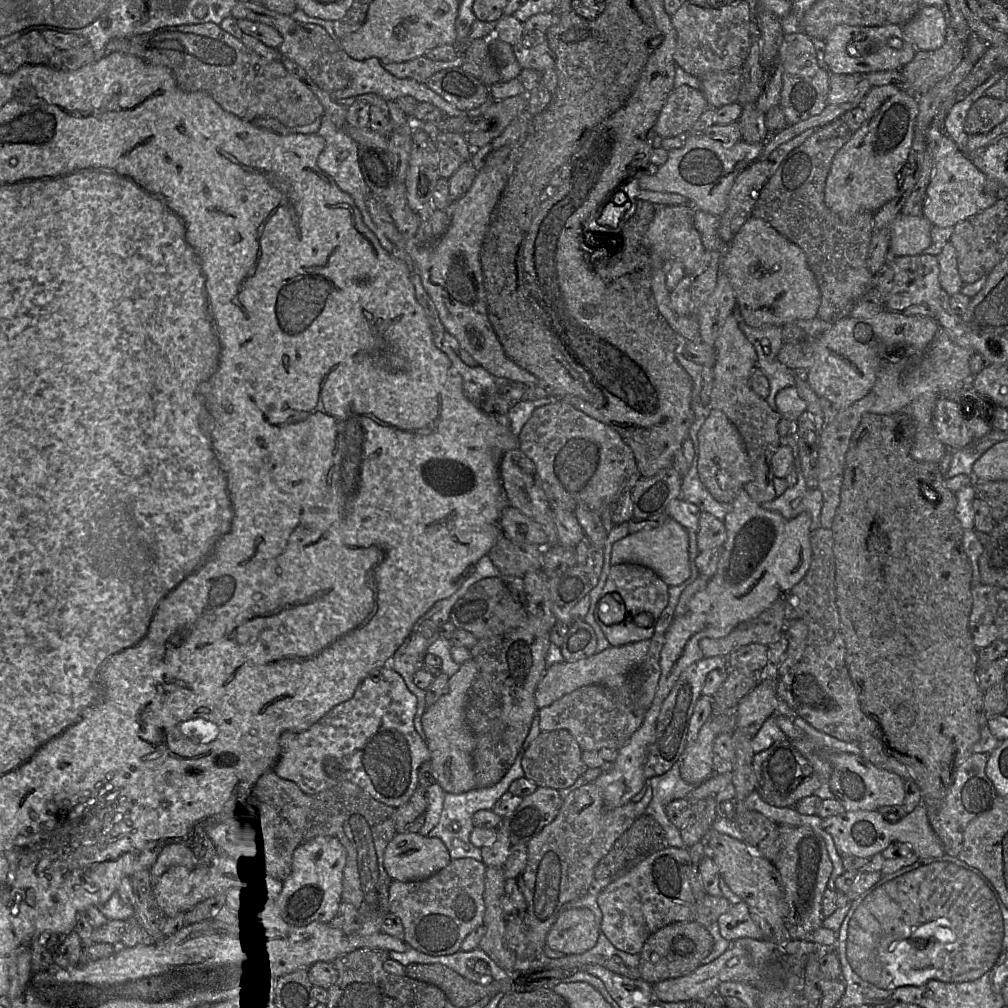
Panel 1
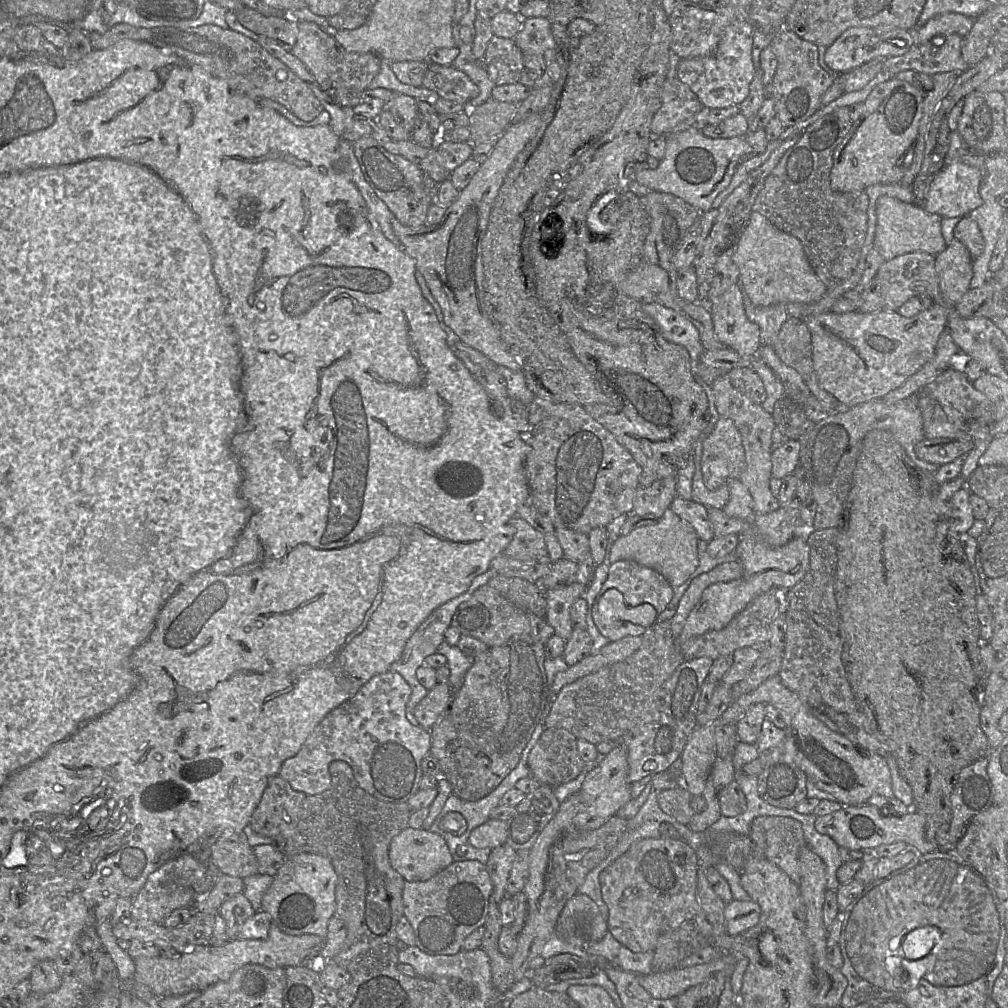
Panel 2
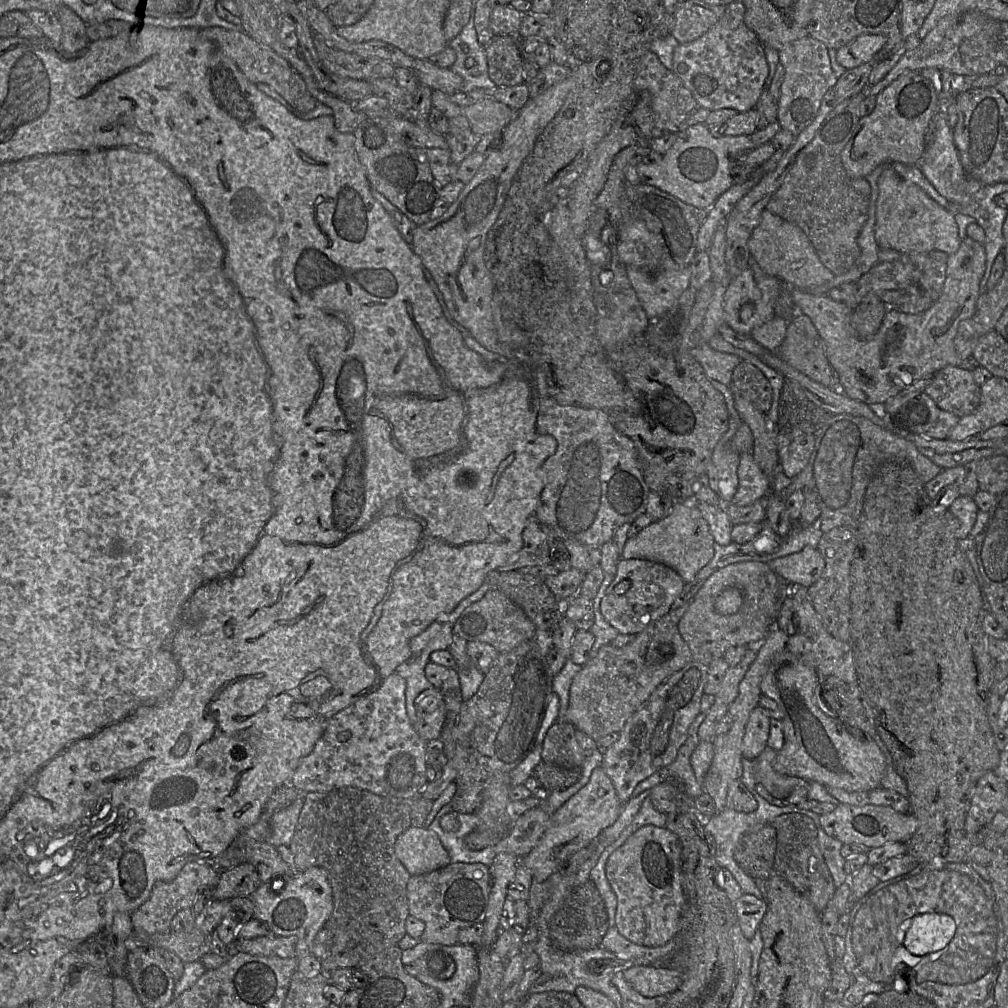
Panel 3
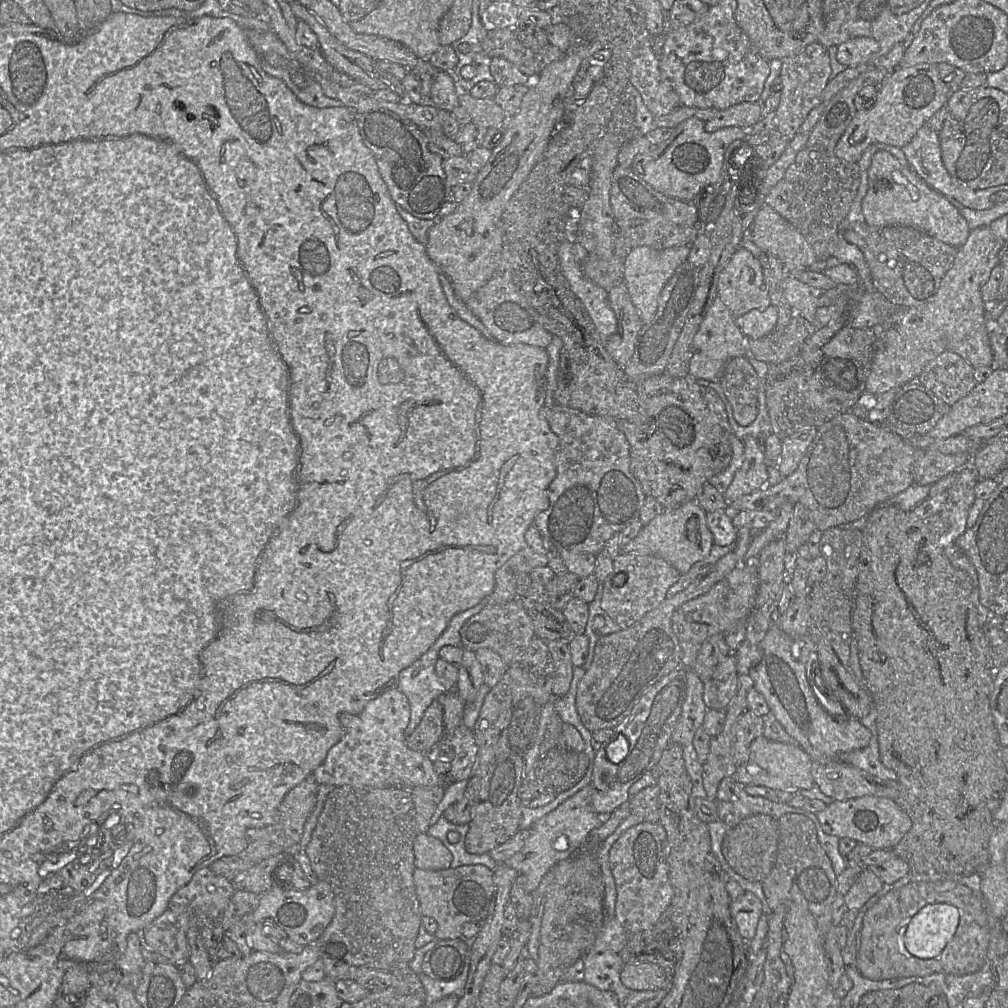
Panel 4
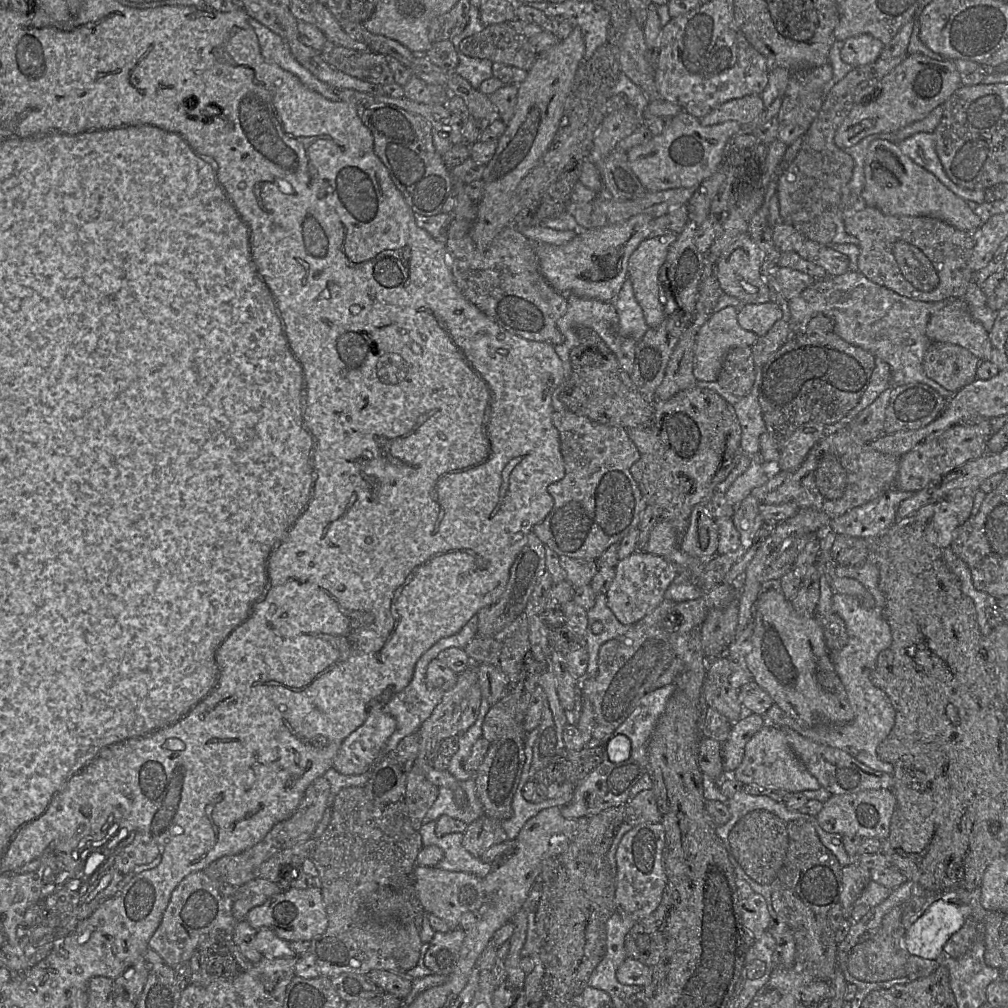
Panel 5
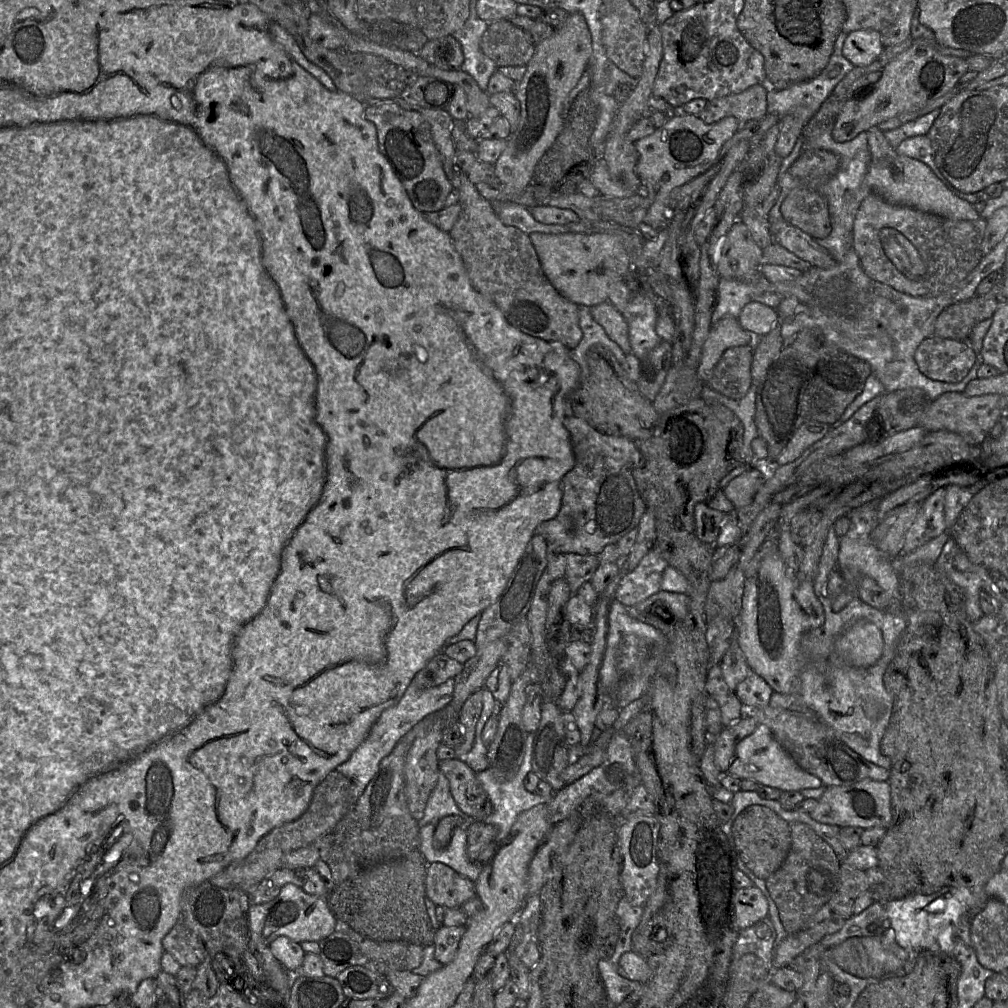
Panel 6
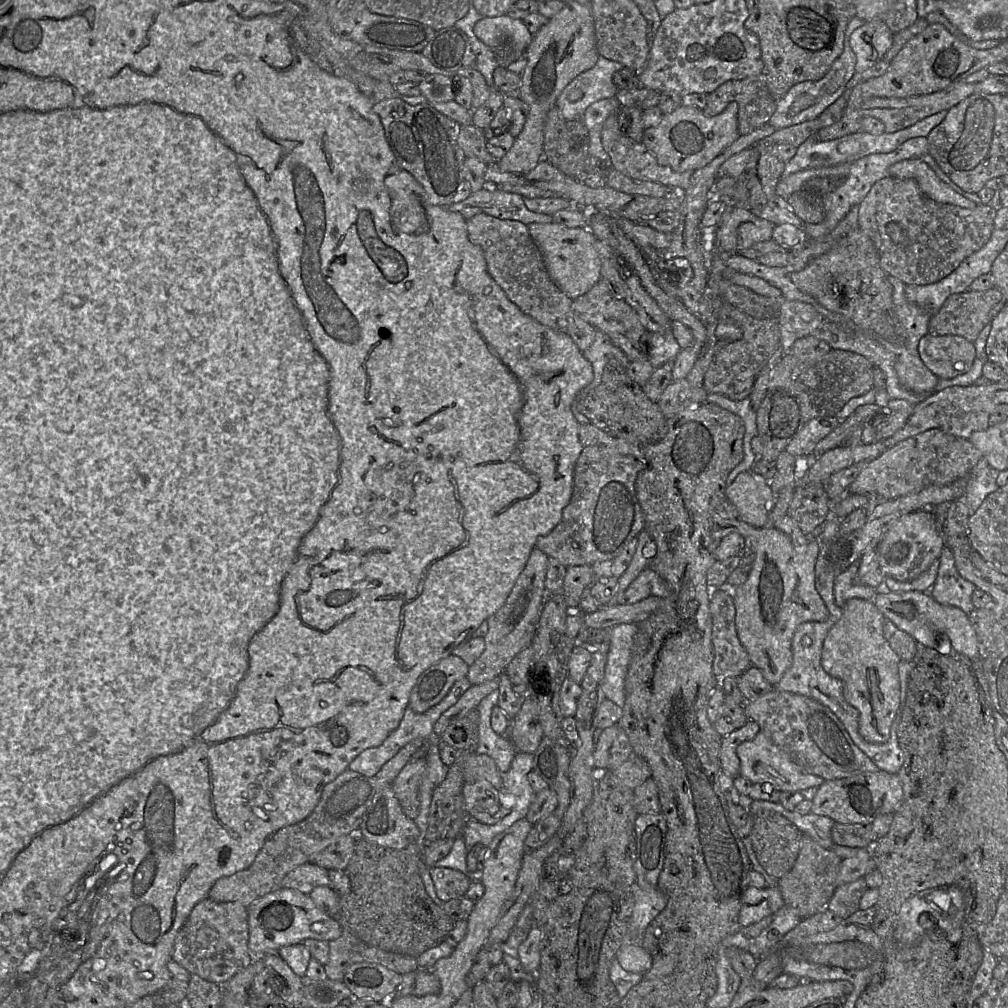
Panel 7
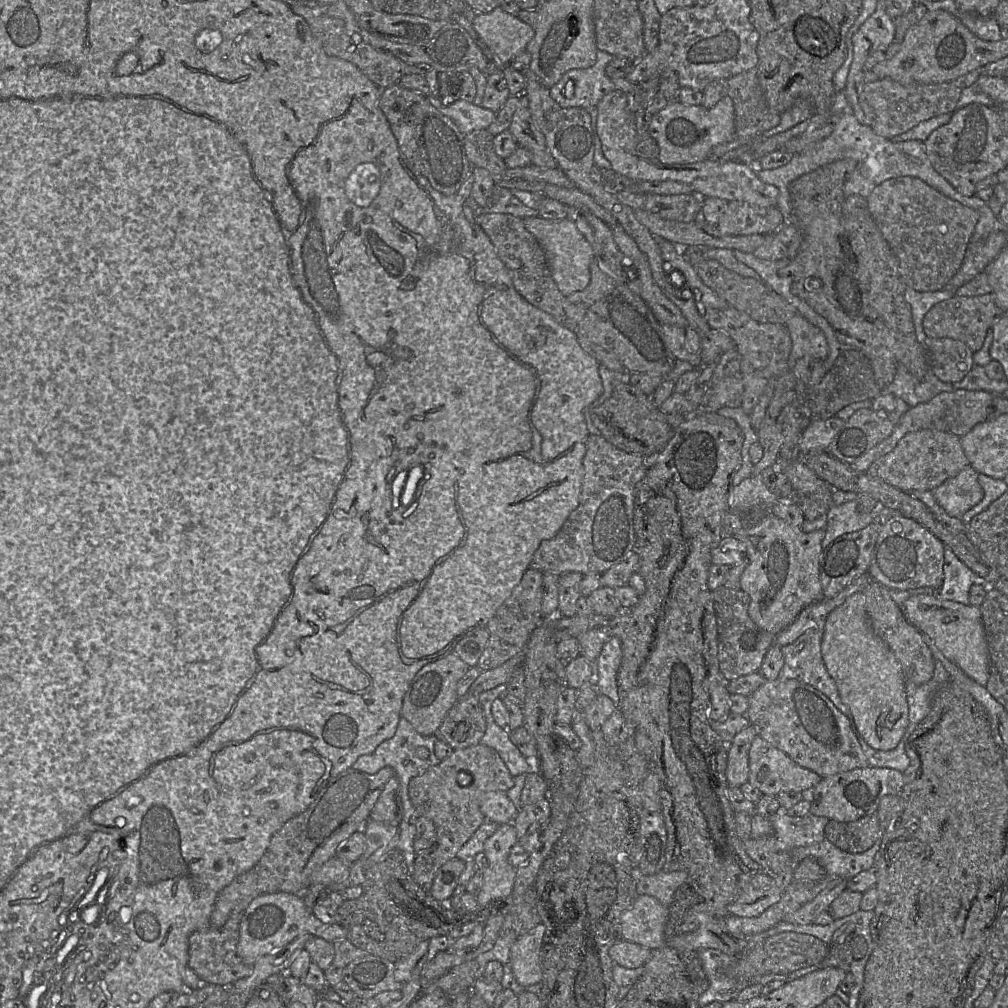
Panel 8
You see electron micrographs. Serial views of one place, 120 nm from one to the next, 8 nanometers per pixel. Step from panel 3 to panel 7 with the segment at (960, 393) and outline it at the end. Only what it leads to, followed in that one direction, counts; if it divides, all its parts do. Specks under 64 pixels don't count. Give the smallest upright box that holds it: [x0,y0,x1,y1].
[918,334,976,379]

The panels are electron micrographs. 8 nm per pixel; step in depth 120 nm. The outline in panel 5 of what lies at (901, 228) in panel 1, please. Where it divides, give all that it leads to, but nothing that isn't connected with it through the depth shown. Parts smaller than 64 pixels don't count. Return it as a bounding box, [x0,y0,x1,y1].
[862,139,982,231]

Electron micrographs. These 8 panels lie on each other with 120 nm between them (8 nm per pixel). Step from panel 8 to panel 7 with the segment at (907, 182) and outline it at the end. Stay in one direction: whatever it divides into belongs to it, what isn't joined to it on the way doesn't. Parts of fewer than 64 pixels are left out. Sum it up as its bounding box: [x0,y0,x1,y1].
[858,177,997,286]

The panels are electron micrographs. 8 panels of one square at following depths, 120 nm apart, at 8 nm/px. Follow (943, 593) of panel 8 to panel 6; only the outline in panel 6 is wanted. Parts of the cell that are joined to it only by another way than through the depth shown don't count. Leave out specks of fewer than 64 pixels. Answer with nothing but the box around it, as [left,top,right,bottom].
[935,539,994,621]

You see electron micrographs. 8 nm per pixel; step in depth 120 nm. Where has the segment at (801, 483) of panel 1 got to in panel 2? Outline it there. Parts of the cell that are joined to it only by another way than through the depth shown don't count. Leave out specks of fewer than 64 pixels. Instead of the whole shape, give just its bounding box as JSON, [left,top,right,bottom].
[754,497,817,547]

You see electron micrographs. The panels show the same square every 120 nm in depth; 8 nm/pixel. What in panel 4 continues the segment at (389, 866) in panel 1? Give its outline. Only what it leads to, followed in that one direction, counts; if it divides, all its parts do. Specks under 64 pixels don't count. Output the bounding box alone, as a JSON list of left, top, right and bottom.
[413,833,452,871]

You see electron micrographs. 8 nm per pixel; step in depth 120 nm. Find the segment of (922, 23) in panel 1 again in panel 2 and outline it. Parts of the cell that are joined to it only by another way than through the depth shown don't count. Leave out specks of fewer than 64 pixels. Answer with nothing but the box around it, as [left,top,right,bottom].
[913,12,975,43]

